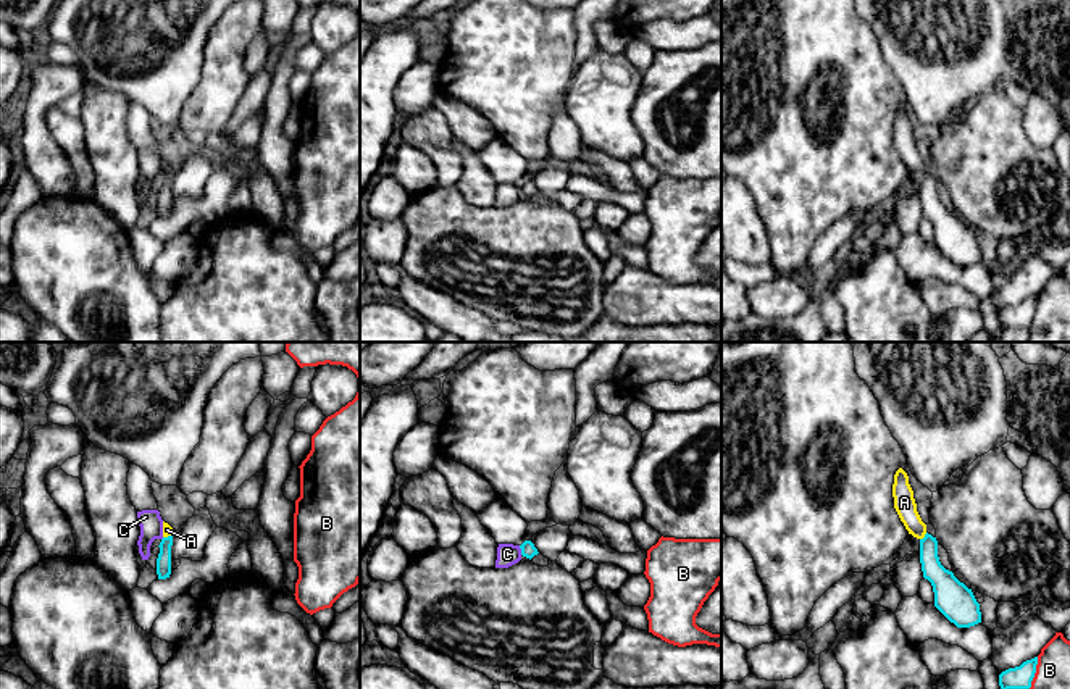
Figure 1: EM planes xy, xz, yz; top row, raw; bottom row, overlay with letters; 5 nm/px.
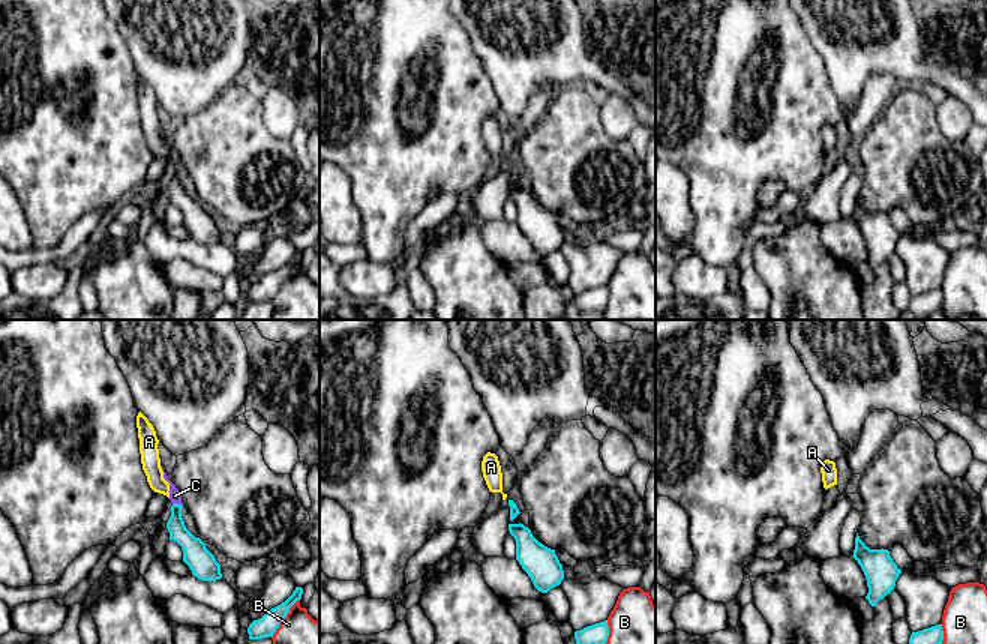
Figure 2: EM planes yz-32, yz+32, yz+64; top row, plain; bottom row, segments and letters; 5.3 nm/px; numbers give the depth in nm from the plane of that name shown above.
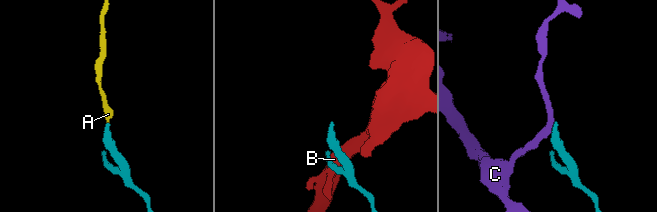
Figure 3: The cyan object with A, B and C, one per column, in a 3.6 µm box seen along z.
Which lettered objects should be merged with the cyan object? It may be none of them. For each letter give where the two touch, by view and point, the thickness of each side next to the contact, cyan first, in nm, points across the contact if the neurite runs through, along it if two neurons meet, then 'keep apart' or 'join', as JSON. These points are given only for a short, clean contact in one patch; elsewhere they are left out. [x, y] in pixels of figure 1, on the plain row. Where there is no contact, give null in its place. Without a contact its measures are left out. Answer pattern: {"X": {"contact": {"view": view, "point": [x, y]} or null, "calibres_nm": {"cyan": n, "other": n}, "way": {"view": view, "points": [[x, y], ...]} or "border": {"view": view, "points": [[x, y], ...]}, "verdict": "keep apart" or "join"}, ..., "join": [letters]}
{"A": {"contact": {"view": "yz", "point": [925, 175]}, "calibres_nm": {"cyan": 120, "other": 110}, "way": {"view": "yz", "points": [[943, 220], [930, 204], [925, 175], [914, 163], [904, 141]]}, "verdict": "join"}, "B": {"contact": {"view": "yz", "point": [1035, 310]}, "calibres_nm": {"cyan": 110, "other": 200}, "border": {"view": "yz", "points": [[1038, 296], [1035, 315], [1028, 326]]}, "verdict": "keep apart"}, "C": {"contact": {"view": "xz", "point": [522, 189]}, "calibres_nm": {"cyan": 70, "other": 110}, "border": {"view": "xz", "points": [[518, 184], [522, 192]]}, "verdict": "keep apart"}, "join": ["A"]}

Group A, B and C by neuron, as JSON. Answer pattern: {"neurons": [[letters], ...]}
{"neurons": [["A"], ["B"], ["C"]]}

